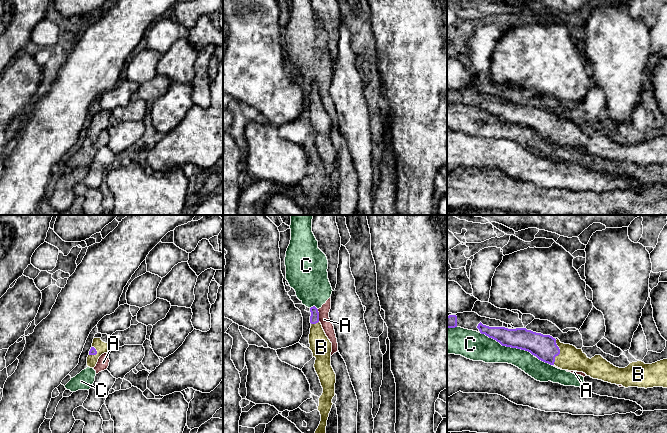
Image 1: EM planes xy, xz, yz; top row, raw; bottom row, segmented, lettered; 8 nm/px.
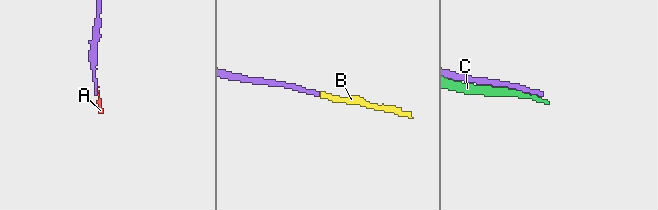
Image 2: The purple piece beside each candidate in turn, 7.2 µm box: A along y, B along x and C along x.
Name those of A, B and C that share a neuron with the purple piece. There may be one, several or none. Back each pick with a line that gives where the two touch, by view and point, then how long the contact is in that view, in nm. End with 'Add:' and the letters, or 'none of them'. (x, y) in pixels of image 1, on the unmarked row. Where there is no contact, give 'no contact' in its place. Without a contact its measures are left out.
B: meets purple in yz at (559, 128); contact 200 nm long
Add: B

